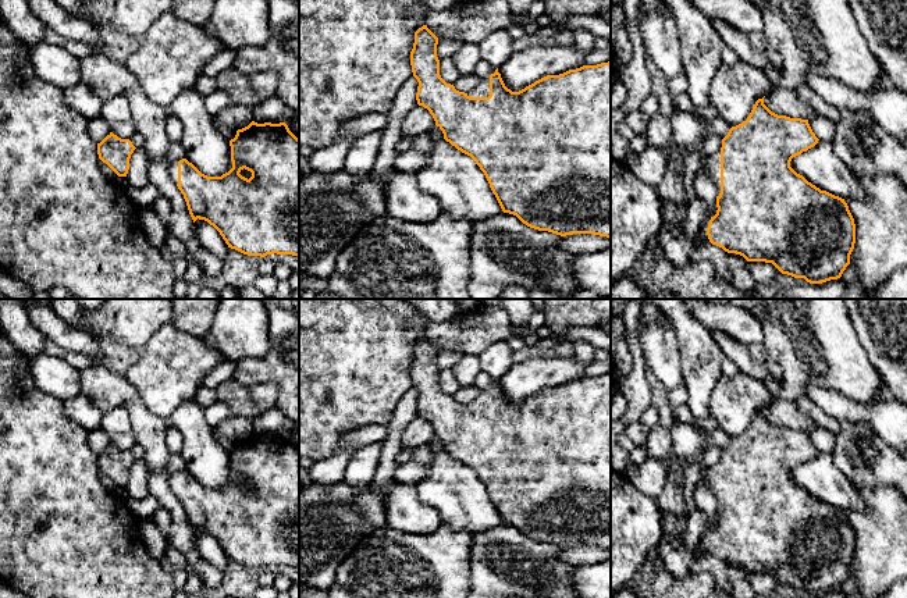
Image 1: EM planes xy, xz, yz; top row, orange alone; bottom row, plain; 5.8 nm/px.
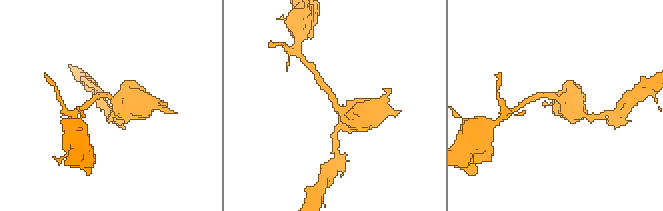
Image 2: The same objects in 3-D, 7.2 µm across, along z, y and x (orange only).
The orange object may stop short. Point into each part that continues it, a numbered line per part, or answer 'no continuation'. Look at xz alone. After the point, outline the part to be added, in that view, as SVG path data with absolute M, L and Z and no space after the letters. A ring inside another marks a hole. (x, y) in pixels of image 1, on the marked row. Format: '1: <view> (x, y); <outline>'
1: xz (483, 86); M490 78L480 79L477 86L467 92L470 97L488 97L490 96Z

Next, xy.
1: xy (173, 168); M172 163L168 165L168 172L171 179L178 184L178 163Z

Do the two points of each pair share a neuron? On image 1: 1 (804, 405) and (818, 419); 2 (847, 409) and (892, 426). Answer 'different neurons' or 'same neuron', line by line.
1: same neuron
2: same neuron

